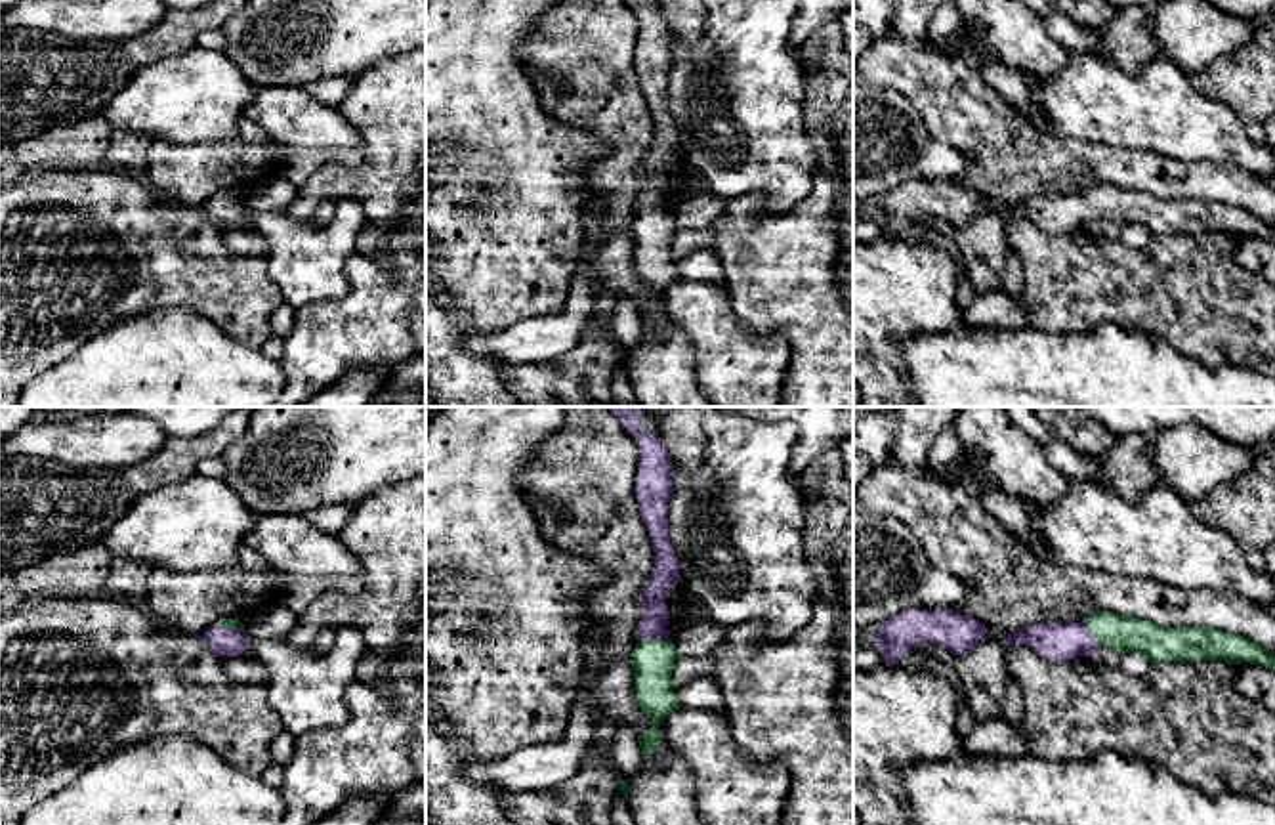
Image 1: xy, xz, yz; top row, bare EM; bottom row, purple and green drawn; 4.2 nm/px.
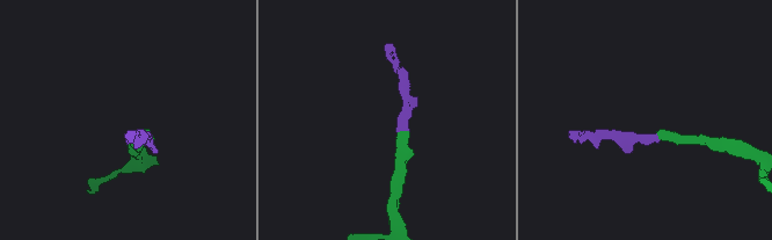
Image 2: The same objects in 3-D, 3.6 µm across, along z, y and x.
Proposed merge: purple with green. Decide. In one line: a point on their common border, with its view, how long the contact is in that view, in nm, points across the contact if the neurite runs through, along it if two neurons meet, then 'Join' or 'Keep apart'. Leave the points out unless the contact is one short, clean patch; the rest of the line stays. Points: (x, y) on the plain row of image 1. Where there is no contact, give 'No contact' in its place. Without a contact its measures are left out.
Touches purple at xz (653, 211). Shared border 140 nm. Path across: xz (655, 186), (653, 211), (653, 232). Join

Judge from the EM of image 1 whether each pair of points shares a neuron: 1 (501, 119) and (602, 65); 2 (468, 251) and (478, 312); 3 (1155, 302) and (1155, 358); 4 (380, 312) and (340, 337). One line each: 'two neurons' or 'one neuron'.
1: two neurons
2: one neuron
3: two neurons
4: one neuron

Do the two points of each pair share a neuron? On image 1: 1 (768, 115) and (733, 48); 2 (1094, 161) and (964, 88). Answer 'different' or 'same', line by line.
1: same
2: same

